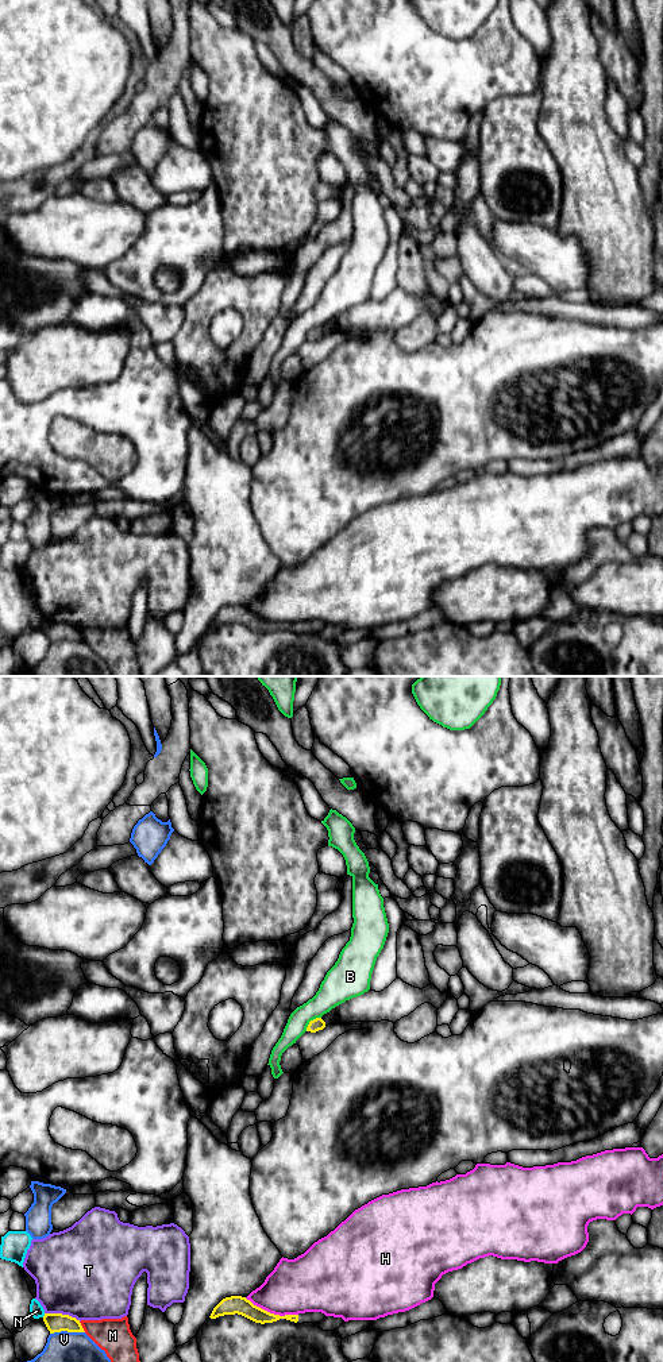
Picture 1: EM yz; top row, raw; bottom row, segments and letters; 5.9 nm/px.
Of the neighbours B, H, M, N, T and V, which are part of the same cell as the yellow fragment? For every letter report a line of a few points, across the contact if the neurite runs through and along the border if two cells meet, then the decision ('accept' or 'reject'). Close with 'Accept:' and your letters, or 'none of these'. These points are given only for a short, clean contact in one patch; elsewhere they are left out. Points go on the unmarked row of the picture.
B: line yz (320, 325), (311, 330), (305, 339); reject
H: reject
M: line yz (78, 631), (85, 640); reject
N: line yz (45, 622), (42, 625); reject
T: reject
V: reject
Accept: none of these

